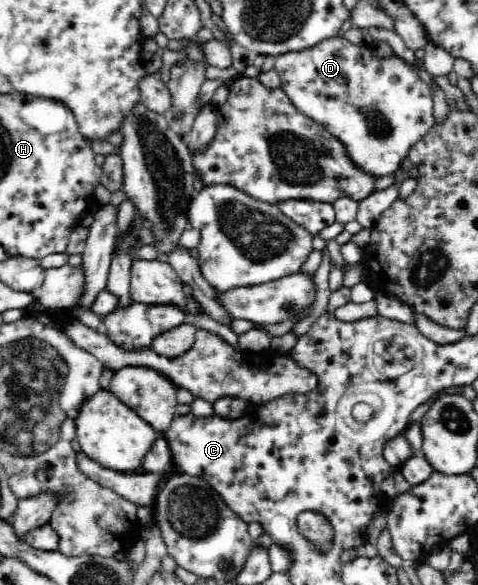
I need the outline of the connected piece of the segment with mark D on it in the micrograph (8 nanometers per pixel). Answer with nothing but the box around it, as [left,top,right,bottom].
[275,36,434,179]

